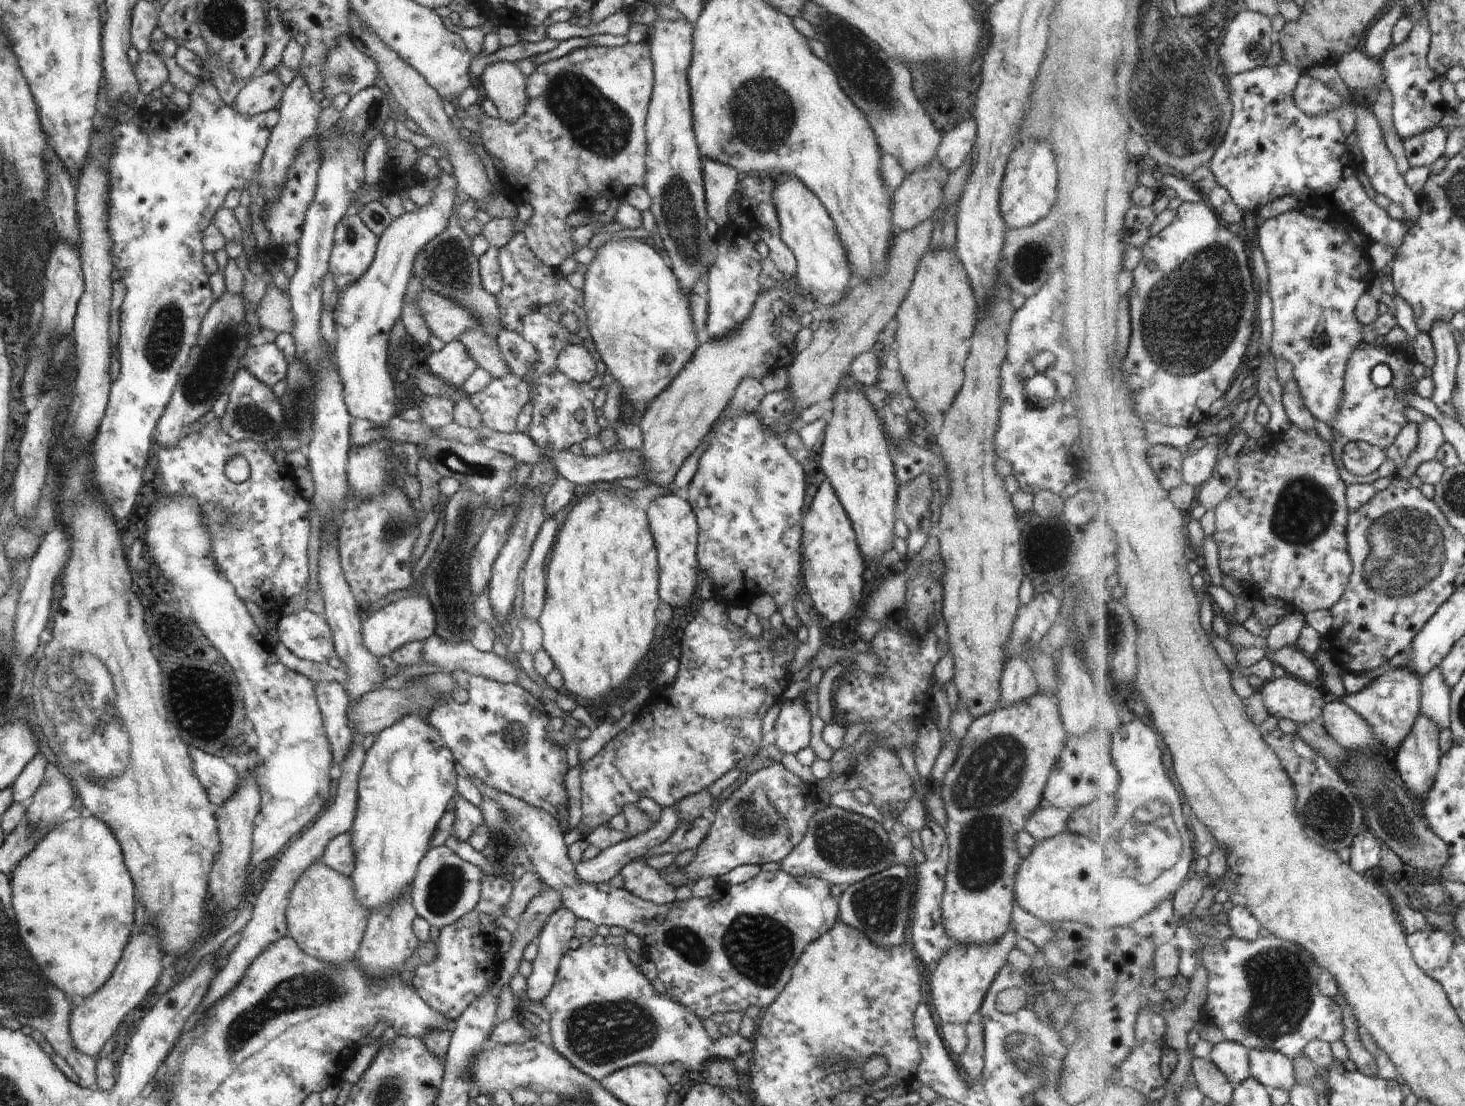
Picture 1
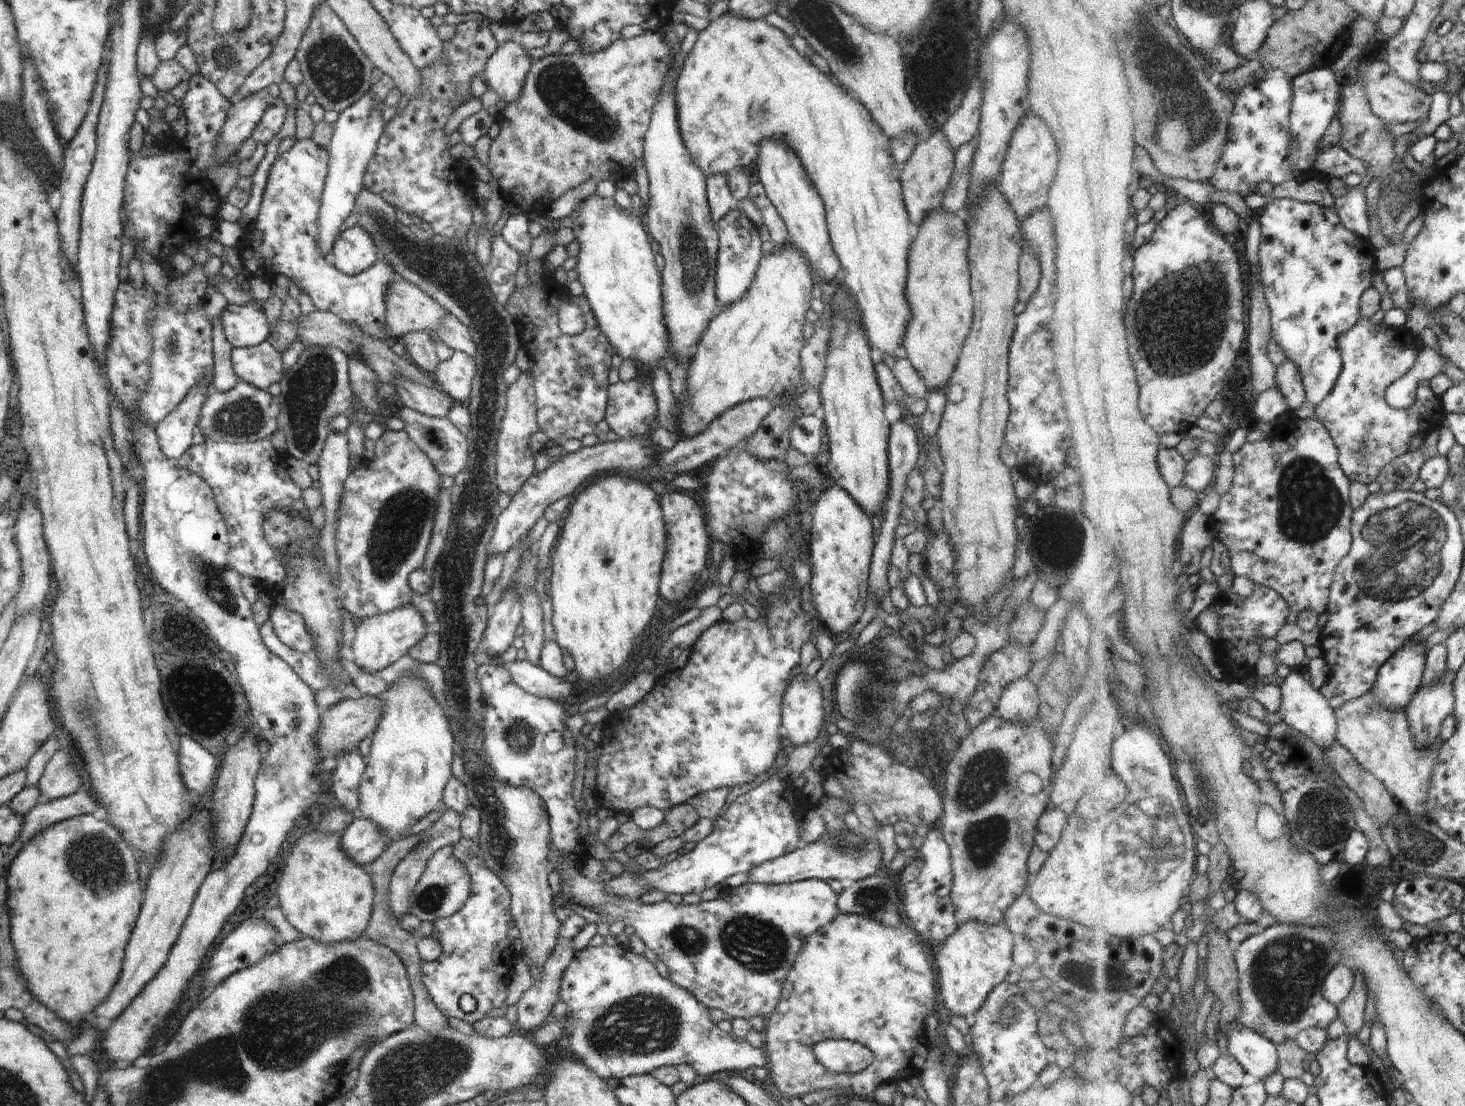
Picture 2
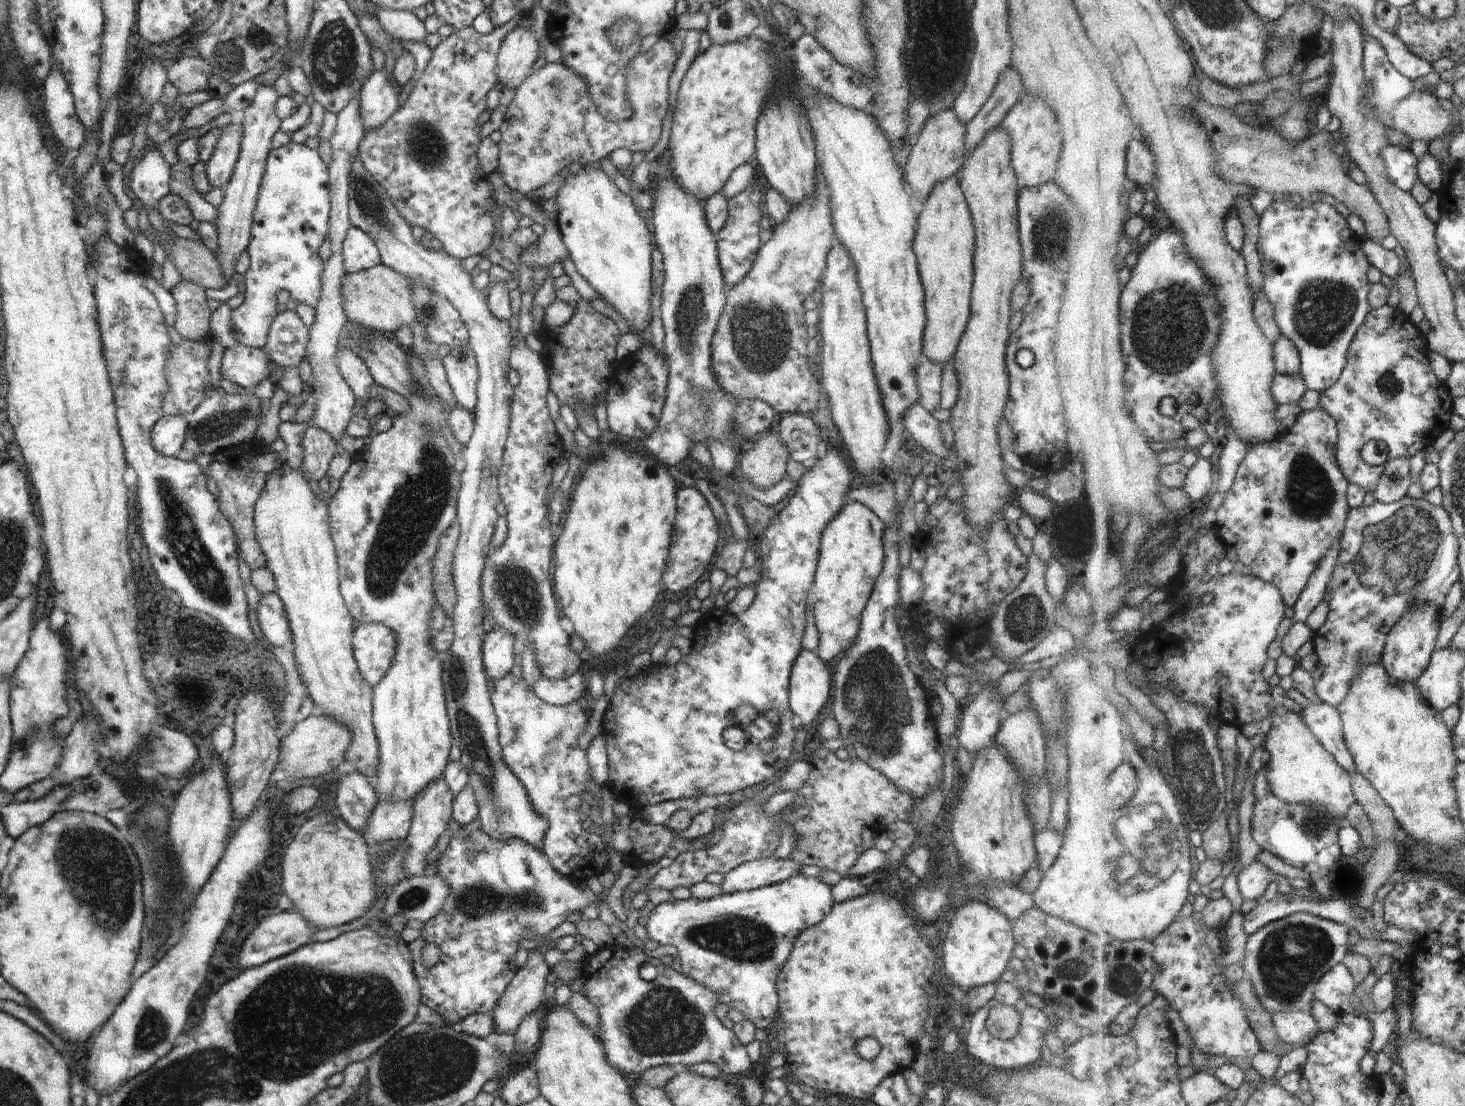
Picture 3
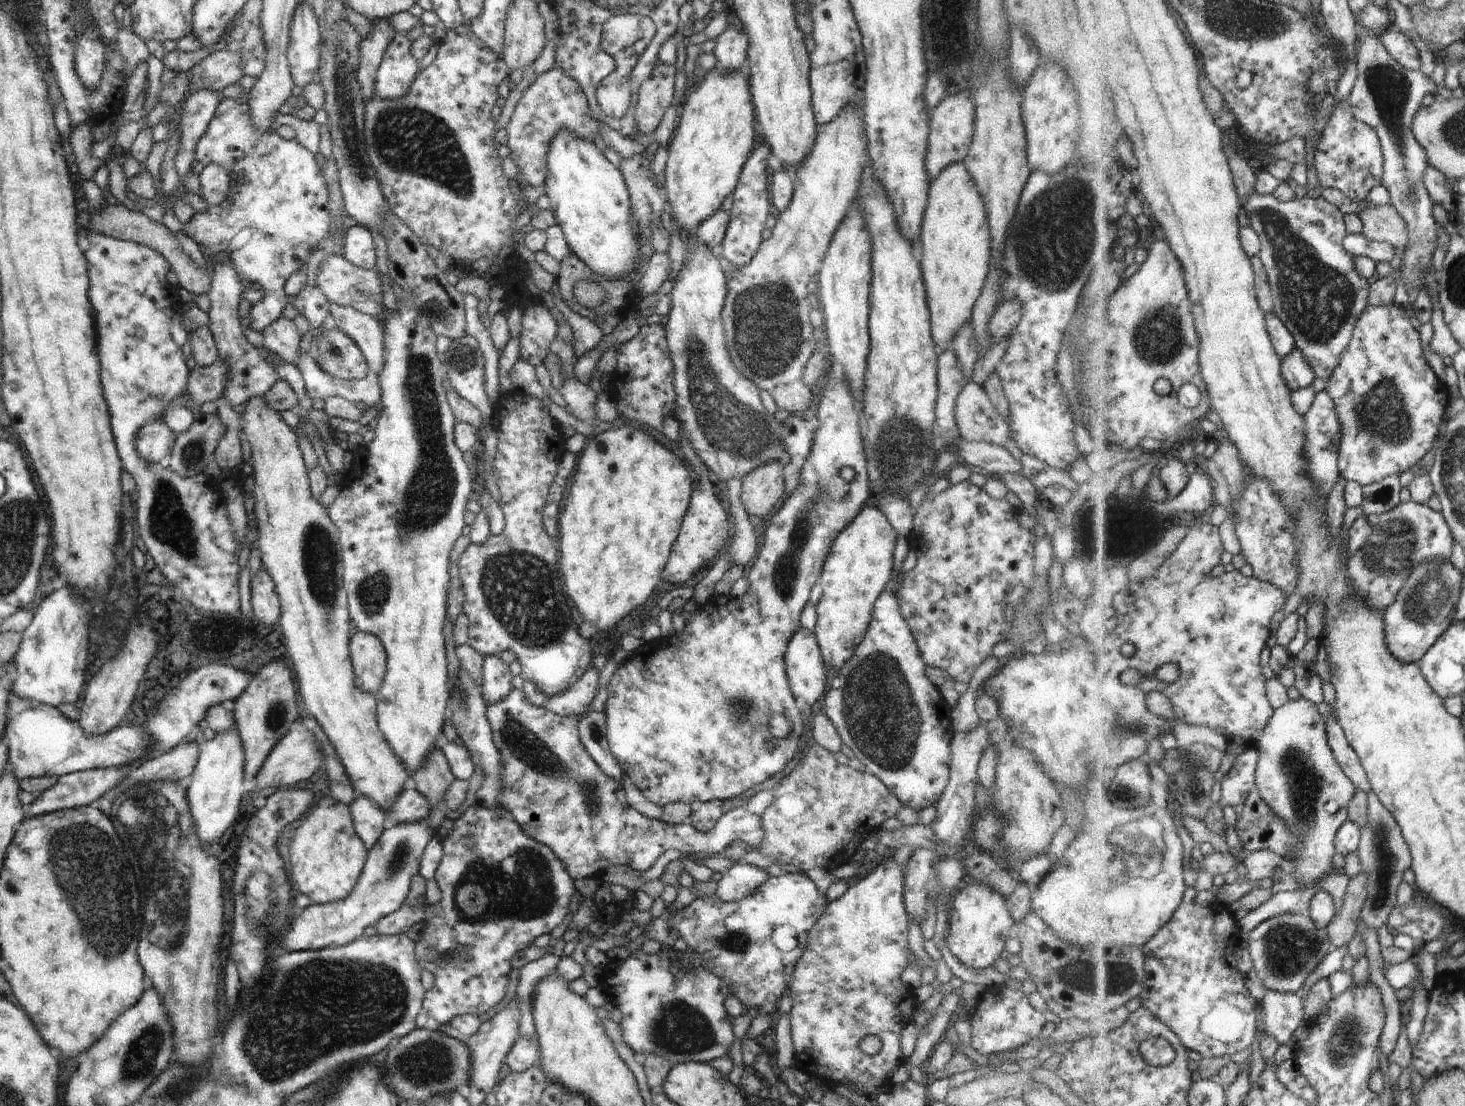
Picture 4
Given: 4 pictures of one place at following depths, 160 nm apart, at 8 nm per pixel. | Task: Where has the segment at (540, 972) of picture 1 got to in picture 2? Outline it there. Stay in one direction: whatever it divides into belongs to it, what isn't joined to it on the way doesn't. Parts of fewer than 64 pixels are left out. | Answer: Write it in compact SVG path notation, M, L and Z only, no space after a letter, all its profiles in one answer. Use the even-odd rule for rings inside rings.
M577 913L570 914L567 921L560 924L558 938L556 938L556 946L554 946L550 958L542 964L544 971L541 979L534 980L532 986L528 990L524 990L520 1001L516 1004L516 1020L522 1030L527 1030L531 1034L544 1026L550 1019L550 1013L559 1000L560 984L564 970L568 967L570 960L574 958L574 950L572 950L570 942L580 934L580 931L586 924L586 920Z

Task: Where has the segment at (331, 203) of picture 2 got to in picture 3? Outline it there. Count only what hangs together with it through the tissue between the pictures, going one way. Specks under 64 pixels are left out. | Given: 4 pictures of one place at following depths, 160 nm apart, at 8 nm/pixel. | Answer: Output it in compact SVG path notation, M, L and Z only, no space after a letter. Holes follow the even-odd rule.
M384 70L374 71L371 76L362 84L360 92L360 116L362 116L362 128L364 132L370 132L374 128L380 128L386 124L386 120L394 115L394 112L400 107L398 102L398 90L394 88L396 80L392 74Z

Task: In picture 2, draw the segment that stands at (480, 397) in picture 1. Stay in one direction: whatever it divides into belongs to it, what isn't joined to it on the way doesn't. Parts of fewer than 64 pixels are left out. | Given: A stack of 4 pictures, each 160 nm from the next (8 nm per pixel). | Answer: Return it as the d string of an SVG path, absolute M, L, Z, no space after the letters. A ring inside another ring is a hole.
M522 372L514 384L506 390L506 412L500 422L500 430L494 446L496 475L495 484L499 491L514 496L524 482L536 473L534 452L530 450L532 434L540 431L536 422L536 396L531 372Z

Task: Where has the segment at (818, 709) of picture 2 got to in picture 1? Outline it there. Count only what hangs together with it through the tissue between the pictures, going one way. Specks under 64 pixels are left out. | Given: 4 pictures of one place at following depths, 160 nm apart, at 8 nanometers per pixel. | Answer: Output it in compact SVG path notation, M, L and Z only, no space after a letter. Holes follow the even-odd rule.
M802 698L783 699L782 710L776 719L774 744L783 754L796 754L809 747L811 715L808 703Z

